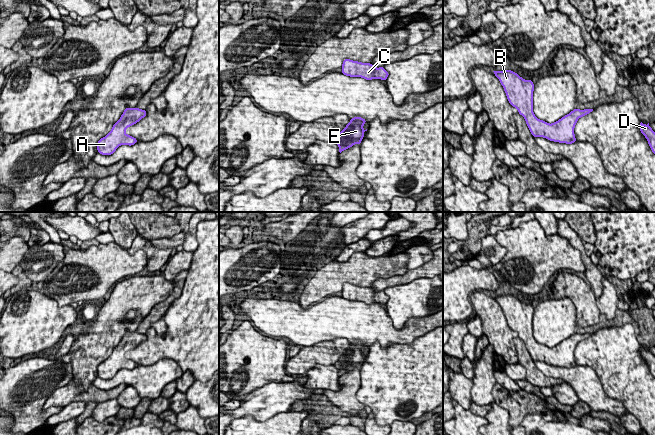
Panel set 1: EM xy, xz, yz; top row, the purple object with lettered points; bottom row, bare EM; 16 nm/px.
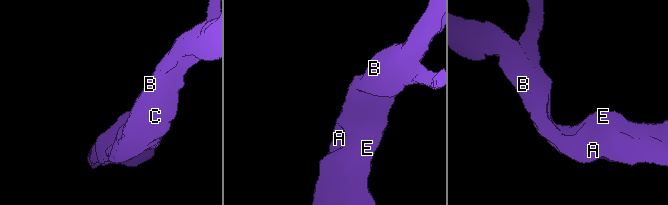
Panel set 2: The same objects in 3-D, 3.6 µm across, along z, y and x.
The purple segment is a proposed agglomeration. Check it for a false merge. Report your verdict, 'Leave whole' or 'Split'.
Leave whole

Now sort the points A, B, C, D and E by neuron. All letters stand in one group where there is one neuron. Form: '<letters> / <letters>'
A B C D E

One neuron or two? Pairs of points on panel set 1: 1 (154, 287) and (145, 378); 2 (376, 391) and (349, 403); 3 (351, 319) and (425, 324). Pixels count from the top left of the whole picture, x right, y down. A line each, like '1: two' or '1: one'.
1: two
2: two
3: one

